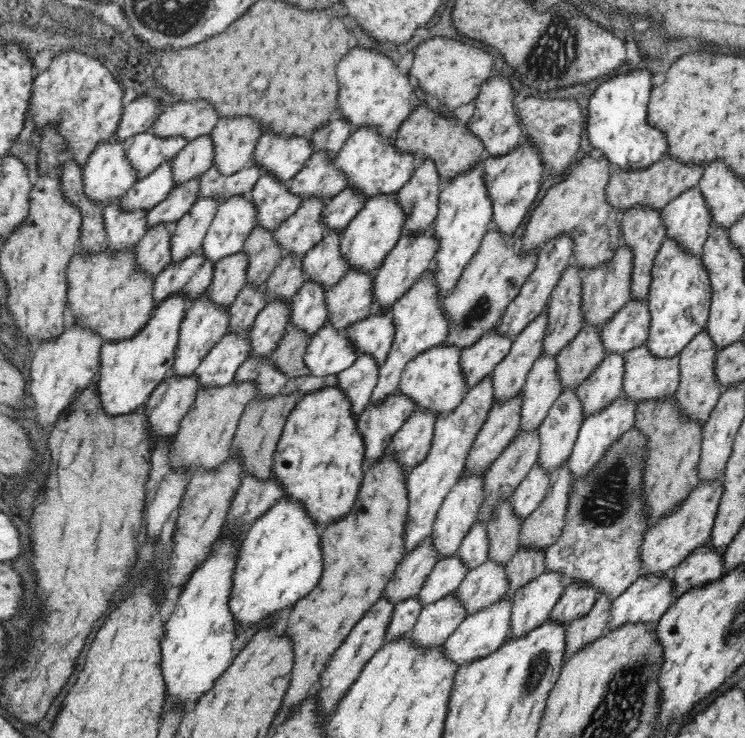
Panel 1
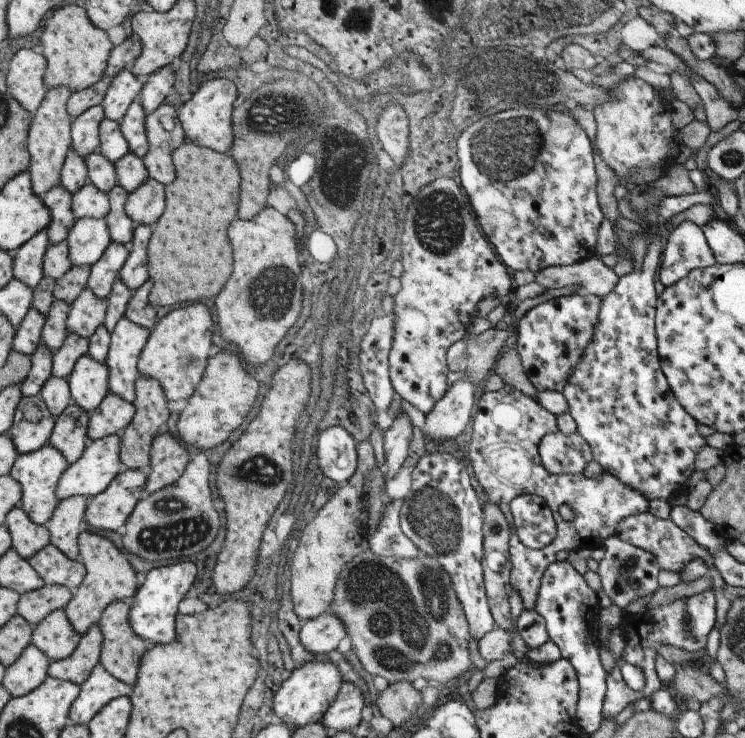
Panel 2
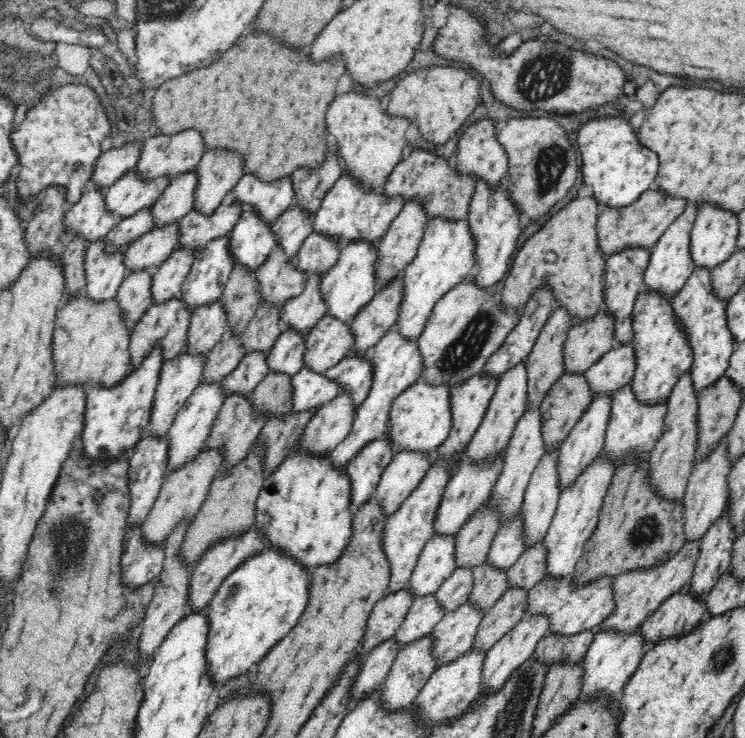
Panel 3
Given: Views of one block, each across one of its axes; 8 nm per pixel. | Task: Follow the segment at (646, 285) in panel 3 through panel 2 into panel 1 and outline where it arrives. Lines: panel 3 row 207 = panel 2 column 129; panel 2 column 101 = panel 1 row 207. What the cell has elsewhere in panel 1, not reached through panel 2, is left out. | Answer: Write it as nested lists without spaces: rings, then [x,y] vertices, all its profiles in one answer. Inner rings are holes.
[[[699,186],[672,200],[661,213],[661,222],[665,228],[665,238],[673,240],[688,256],[699,256],[712,226]]]

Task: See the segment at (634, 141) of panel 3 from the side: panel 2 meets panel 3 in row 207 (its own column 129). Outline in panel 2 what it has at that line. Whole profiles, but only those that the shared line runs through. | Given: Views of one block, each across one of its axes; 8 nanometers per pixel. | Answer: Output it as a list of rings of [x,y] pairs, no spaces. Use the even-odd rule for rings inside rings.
[[[190,561],[175,562],[168,566],[150,569],[141,586],[137,587],[135,594],[128,600],[129,607],[129,628],[145,640],[148,646],[167,644],[175,636],[174,620],[178,613],[178,605],[184,603],[184,596],[187,594],[193,580],[196,579],[197,566]]]

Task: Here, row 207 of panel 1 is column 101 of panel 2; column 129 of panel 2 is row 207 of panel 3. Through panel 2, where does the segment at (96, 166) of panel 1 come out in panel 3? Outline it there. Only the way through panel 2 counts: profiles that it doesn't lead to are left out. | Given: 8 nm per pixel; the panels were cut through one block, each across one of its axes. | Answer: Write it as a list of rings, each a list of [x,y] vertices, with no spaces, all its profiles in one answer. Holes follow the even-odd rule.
[[[89,186],[80,200],[68,208],[68,212],[63,218],[63,230],[85,240],[88,244],[102,242],[121,222],[120,218],[103,210],[103,196],[104,191]]]

